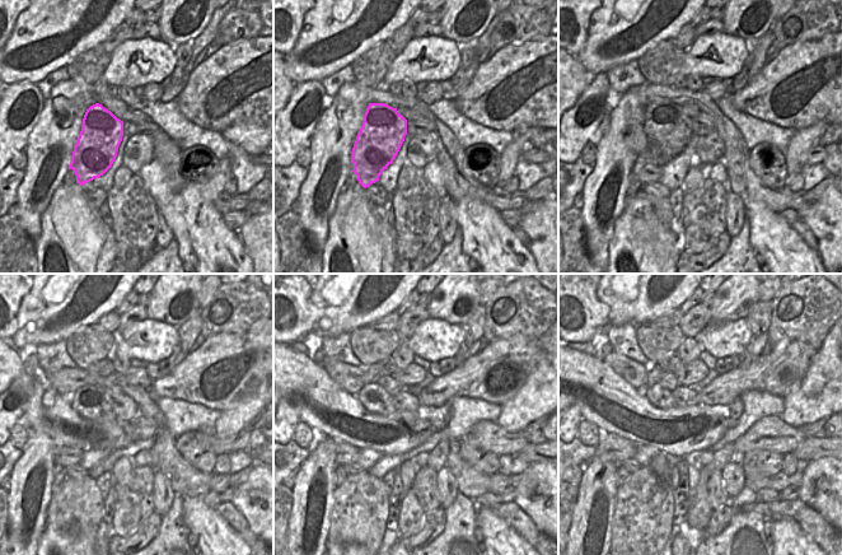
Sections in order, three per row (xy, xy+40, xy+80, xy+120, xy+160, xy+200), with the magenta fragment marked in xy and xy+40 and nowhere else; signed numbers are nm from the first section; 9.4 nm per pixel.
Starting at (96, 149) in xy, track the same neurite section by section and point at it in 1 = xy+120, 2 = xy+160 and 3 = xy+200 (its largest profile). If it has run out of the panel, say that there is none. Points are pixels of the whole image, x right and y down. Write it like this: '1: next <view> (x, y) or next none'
1: next xy+120 (90, 402)
2: next xy+160 (374, 399)
3: next xy+200 (659, 396)

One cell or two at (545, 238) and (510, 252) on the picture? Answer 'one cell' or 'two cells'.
two cells

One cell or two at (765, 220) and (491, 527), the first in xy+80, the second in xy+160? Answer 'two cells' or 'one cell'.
one cell

